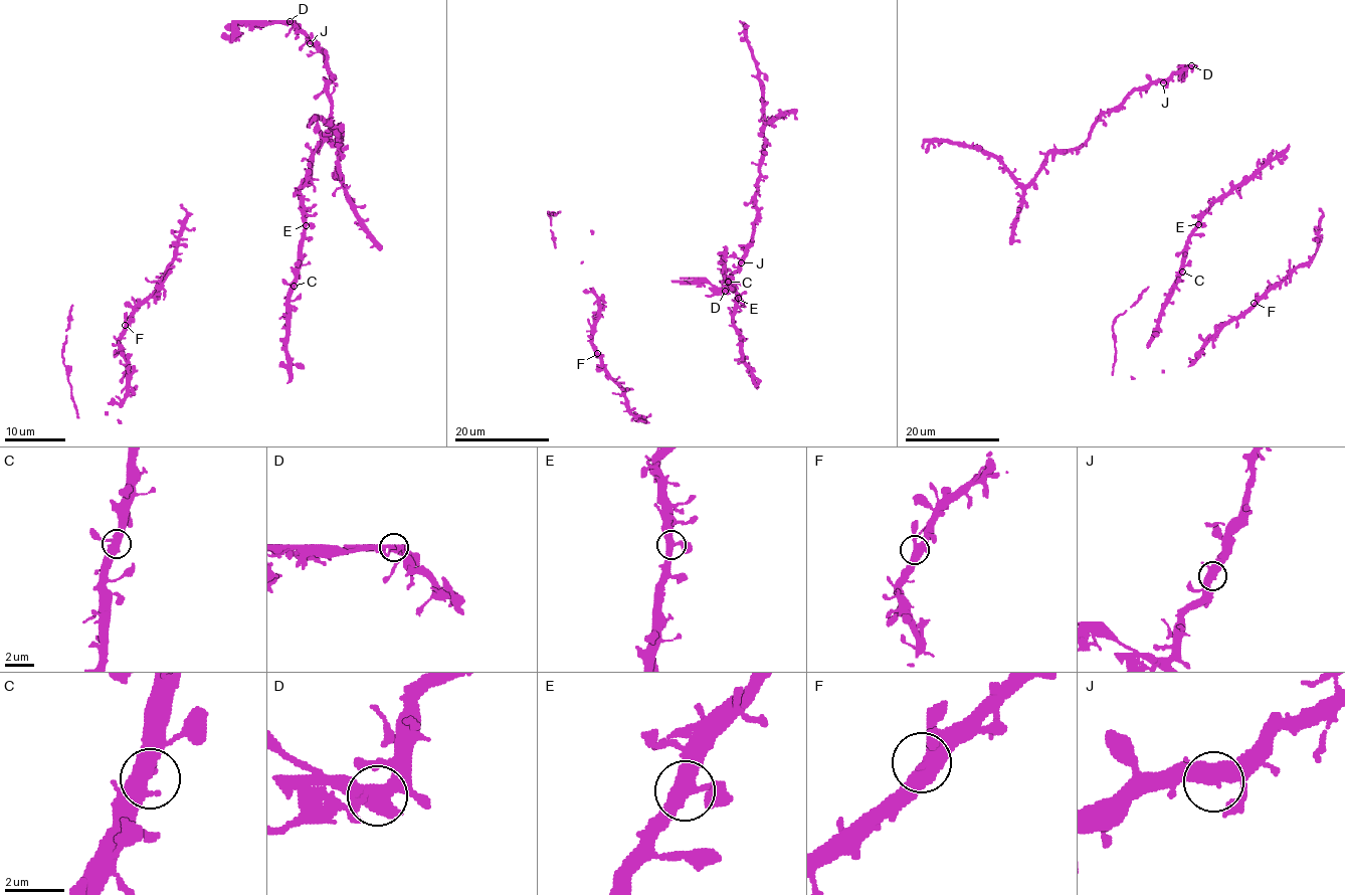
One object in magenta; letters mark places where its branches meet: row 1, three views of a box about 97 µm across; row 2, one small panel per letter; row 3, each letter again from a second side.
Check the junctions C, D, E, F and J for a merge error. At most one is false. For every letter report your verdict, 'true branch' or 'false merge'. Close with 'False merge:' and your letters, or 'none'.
C: true branch
D: false merge
E: true branch
F: true branch
J: true branch
False merge: D

